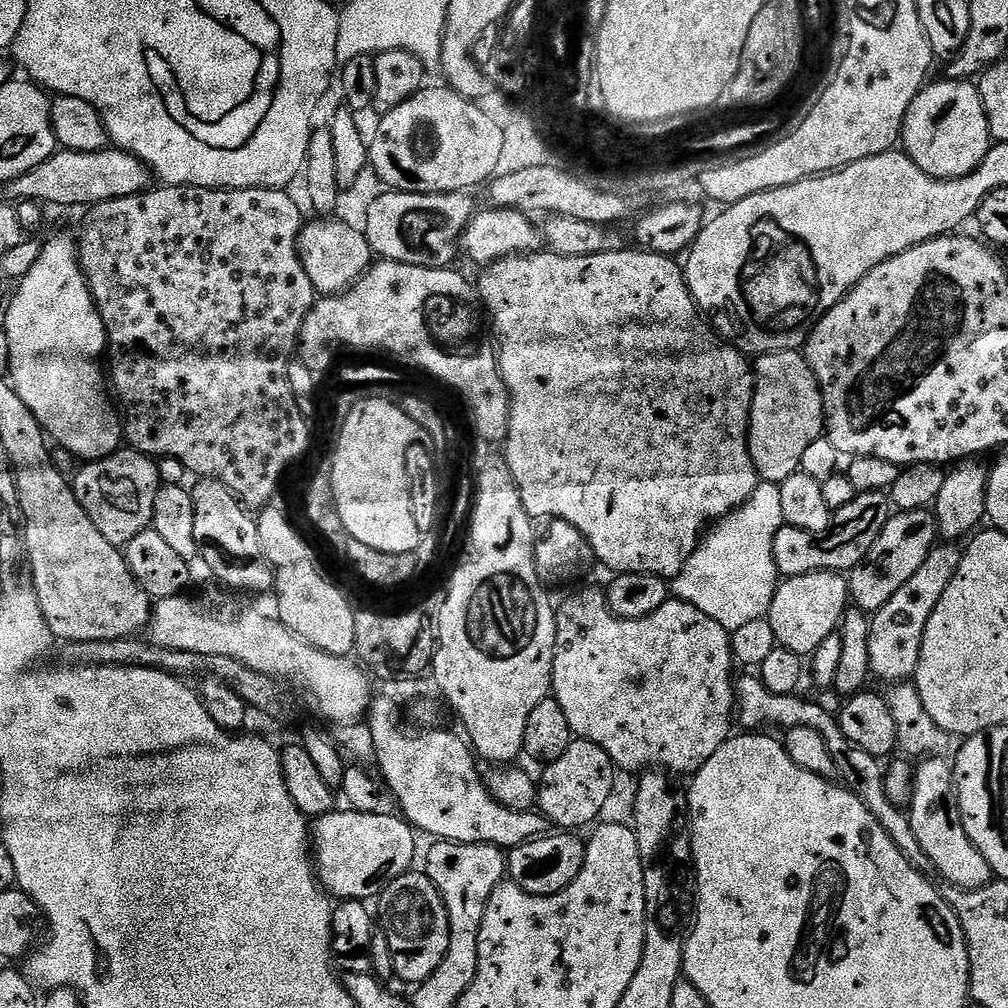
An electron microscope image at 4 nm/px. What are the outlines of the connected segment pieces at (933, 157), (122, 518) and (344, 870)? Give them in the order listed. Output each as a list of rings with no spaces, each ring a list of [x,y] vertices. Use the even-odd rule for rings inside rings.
[[[941,78],[937,84],[931,84],[920,89],[906,114],[902,148],[927,176],[939,180],[957,180],[975,170],[984,161],[994,143],[988,129],[986,110],[983,109],[982,98],[975,83]]]
[[[117,450],[111,456],[93,460],[83,465],[84,469],[71,481],[82,510],[98,526],[98,531],[106,542],[123,549],[138,534],[152,527],[154,498],[162,487],[160,469],[151,456],[144,456],[135,450]]]
[[[333,810],[319,817],[310,828],[310,848],[314,853],[314,867],[321,888],[329,897],[337,901],[363,900],[365,902],[379,897],[390,882],[394,882],[402,874],[413,871],[416,860],[417,833],[411,824],[399,815],[388,816],[382,812],[353,812],[351,810]]]

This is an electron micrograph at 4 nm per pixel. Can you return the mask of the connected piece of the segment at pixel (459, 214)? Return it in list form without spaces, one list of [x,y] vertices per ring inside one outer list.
[[[385,190],[369,208],[364,236],[377,257],[423,268],[447,268],[453,262],[464,231],[478,211],[467,191],[462,192],[398,192]]]

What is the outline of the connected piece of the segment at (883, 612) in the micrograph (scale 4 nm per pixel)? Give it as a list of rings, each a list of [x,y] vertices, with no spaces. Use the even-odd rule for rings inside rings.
[[[937,543],[926,562],[918,566],[914,578],[910,578],[910,582],[906,582],[906,586],[902,586],[902,590],[898,590],[898,594],[894,594],[894,598],[871,617],[870,666],[875,679],[877,676],[887,682],[908,682],[915,677],[926,622],[930,622],[934,606],[938,606],[942,594],[946,594],[946,586],[950,586],[950,578],[954,578],[958,570],[961,555],[961,549],[955,543]]]

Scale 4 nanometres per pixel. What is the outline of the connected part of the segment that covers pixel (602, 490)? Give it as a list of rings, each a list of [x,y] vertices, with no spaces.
[[[541,250],[537,253],[508,256],[487,265],[481,271],[484,273],[478,279],[478,291],[483,307],[487,315],[488,312],[492,315],[492,324],[496,327],[500,372],[511,400],[506,463],[528,515],[540,522],[565,520],[570,526],[576,527],[592,547],[595,559],[600,564],[604,563],[612,574],[653,571],[653,524],[656,527],[656,540],[660,543],[656,548],[661,560],[659,571],[672,574],[692,557],[709,525],[723,520],[737,508],[744,507],[745,502],[754,494],[758,477],[748,449],[748,423],[756,378],[749,357],[717,335],[702,319],[696,301],[688,293],[683,267],[679,263],[676,265],[677,261],[673,257],[660,256],[657,252],[647,250],[635,251],[560,256]]]

